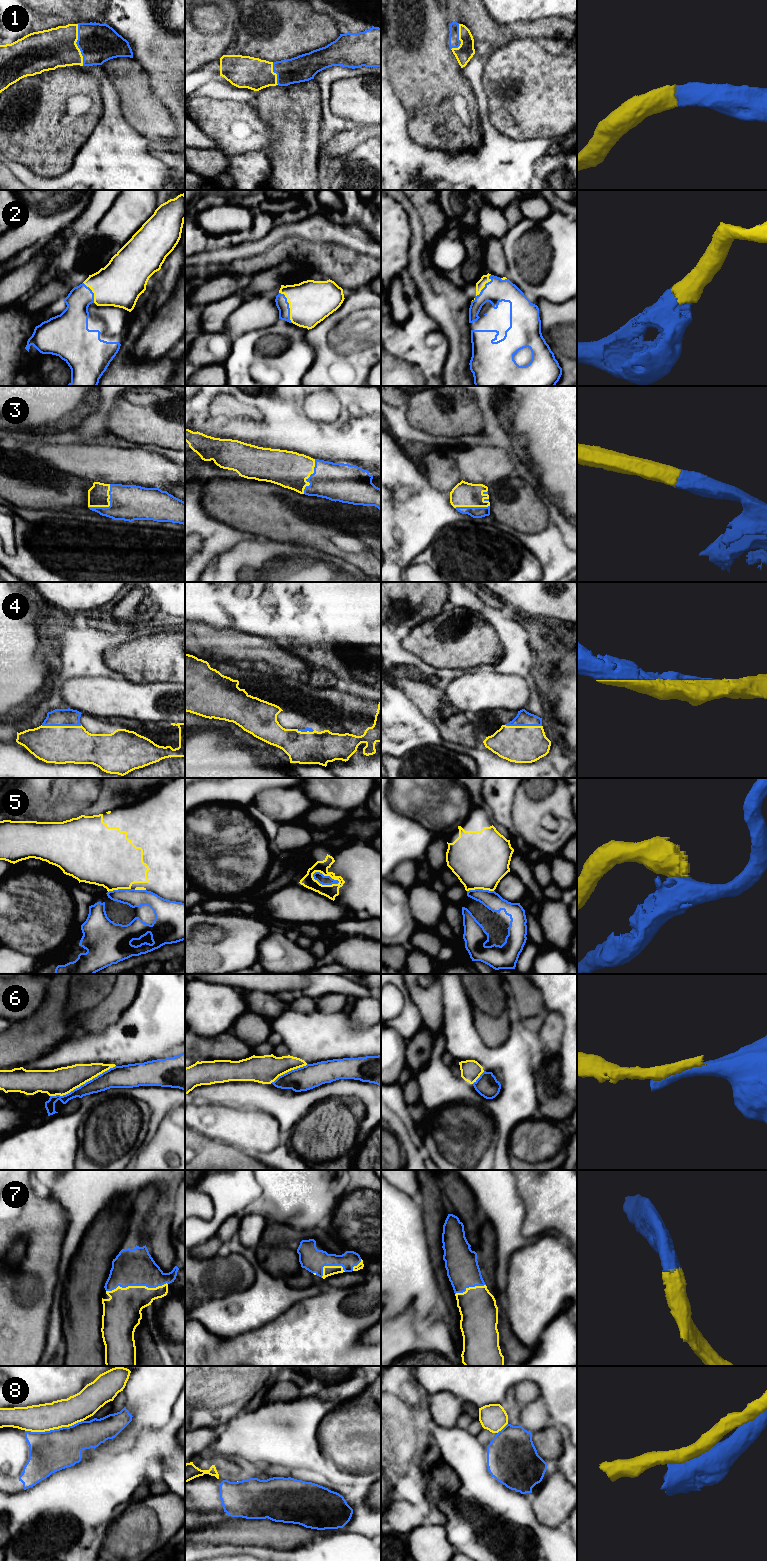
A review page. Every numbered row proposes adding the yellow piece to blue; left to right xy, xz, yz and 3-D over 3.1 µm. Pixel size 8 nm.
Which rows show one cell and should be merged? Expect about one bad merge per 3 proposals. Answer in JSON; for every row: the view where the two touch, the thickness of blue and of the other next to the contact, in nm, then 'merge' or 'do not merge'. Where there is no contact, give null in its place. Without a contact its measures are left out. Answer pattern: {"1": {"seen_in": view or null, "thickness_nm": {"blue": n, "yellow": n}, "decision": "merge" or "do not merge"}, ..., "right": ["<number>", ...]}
{"1": {"seen_in": "xy", "thickness_nm": {"blue": 320, "yellow": 320}, "decision": "merge"}, "2": {"seen_in": "xz", "thickness_nm": {"blue": 100, "yellow": 340}, "decision": "merge"}, "3": {"seen_in": "xy", "thickness_nm": {"blue": 280, "yellow": 180}, "decision": "merge"}, "4": {"seen_in": "xy", "thickness_nm": {"blue": 140, "yellow": 300}, "decision": "merge"}, "5": {"seen_in": "xz", "thickness_nm": {"blue": 80, "yellow": 110}, "decision": "do not merge"}, "6": {"seen_in": "xy", "thickness_nm": {"blue": 160, "yellow": 220}, "decision": "do not merge"}, "7": {"seen_in": "xy", "thickness_nm": {"blue": 300, "yellow": 300}, "decision": "merge"}, "8": {"seen_in": "xy", "thickness_nm": {"blue": 340, "yellow": 220}, "decision": "do not merge"}, "right": ["1", "2", "3", "4", "7"]}

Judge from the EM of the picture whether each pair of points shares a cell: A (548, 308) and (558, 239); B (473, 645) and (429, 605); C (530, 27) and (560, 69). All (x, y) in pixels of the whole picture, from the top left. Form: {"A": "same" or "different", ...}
{"A": "different", "B": "different", "C": "different"}

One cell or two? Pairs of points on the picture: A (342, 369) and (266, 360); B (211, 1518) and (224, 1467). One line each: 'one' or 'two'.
A: two
B: two

